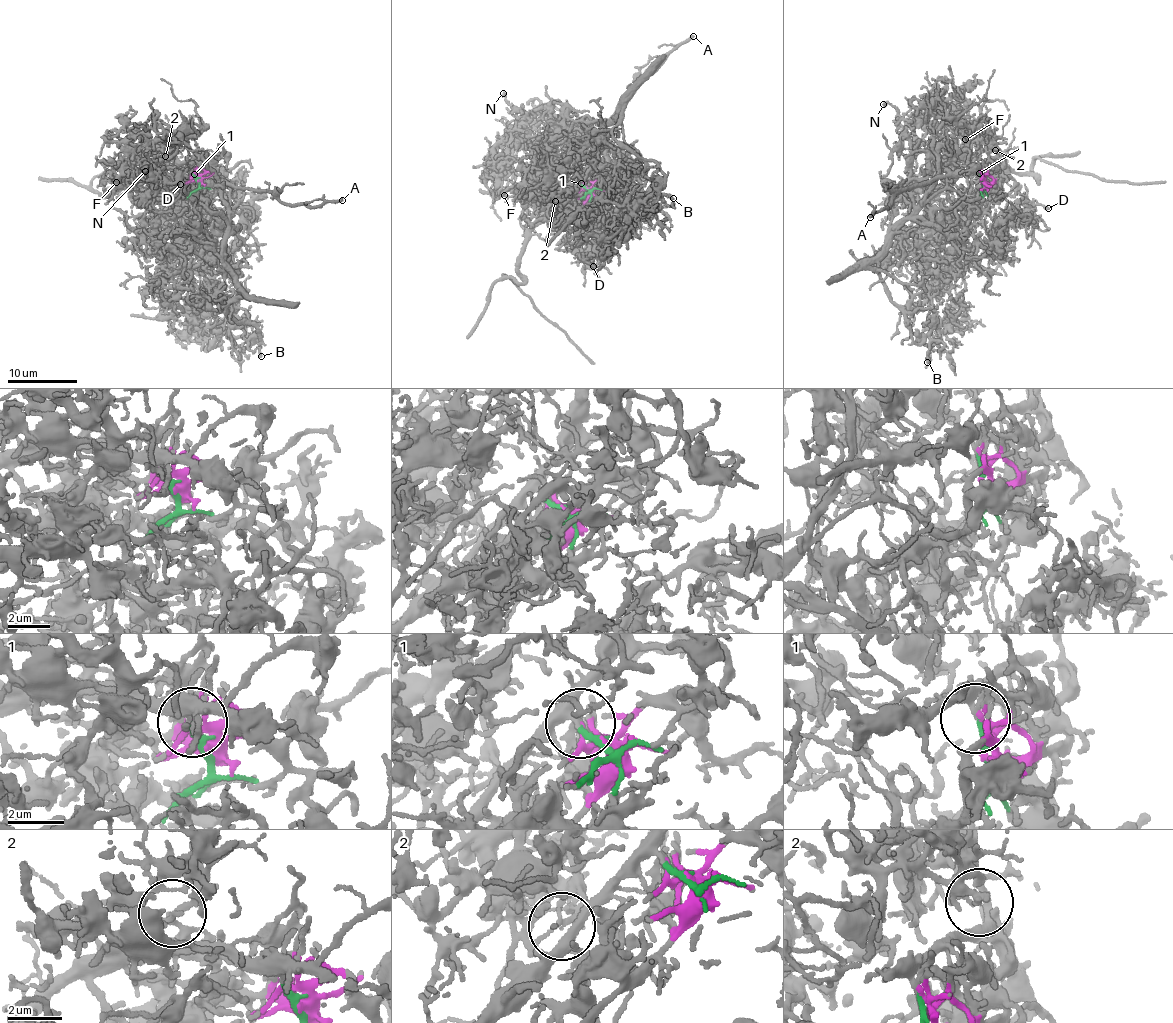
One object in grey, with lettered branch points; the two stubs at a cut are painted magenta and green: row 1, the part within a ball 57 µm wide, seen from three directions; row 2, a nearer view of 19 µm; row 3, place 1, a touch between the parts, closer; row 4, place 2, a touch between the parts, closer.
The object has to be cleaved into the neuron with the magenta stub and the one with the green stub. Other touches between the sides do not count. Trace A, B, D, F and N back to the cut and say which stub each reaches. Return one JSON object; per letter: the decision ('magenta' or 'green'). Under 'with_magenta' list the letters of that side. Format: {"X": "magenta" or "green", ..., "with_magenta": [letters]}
{"A": "green", "B": "magenta", "D": "magenta", "F": "magenta", "N": "magenta", "with_magenta": ["B", "D", "F", "N"]}

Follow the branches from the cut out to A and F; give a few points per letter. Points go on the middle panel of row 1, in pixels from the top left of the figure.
A: (595, 188), (590, 191), (584, 187), (581, 177), (616, 106), (636, 82), (694, 35)
F: (594, 188), (578, 208), (561, 208), (554, 202), (559, 176), (554, 181), (548, 170), (504, 195)

